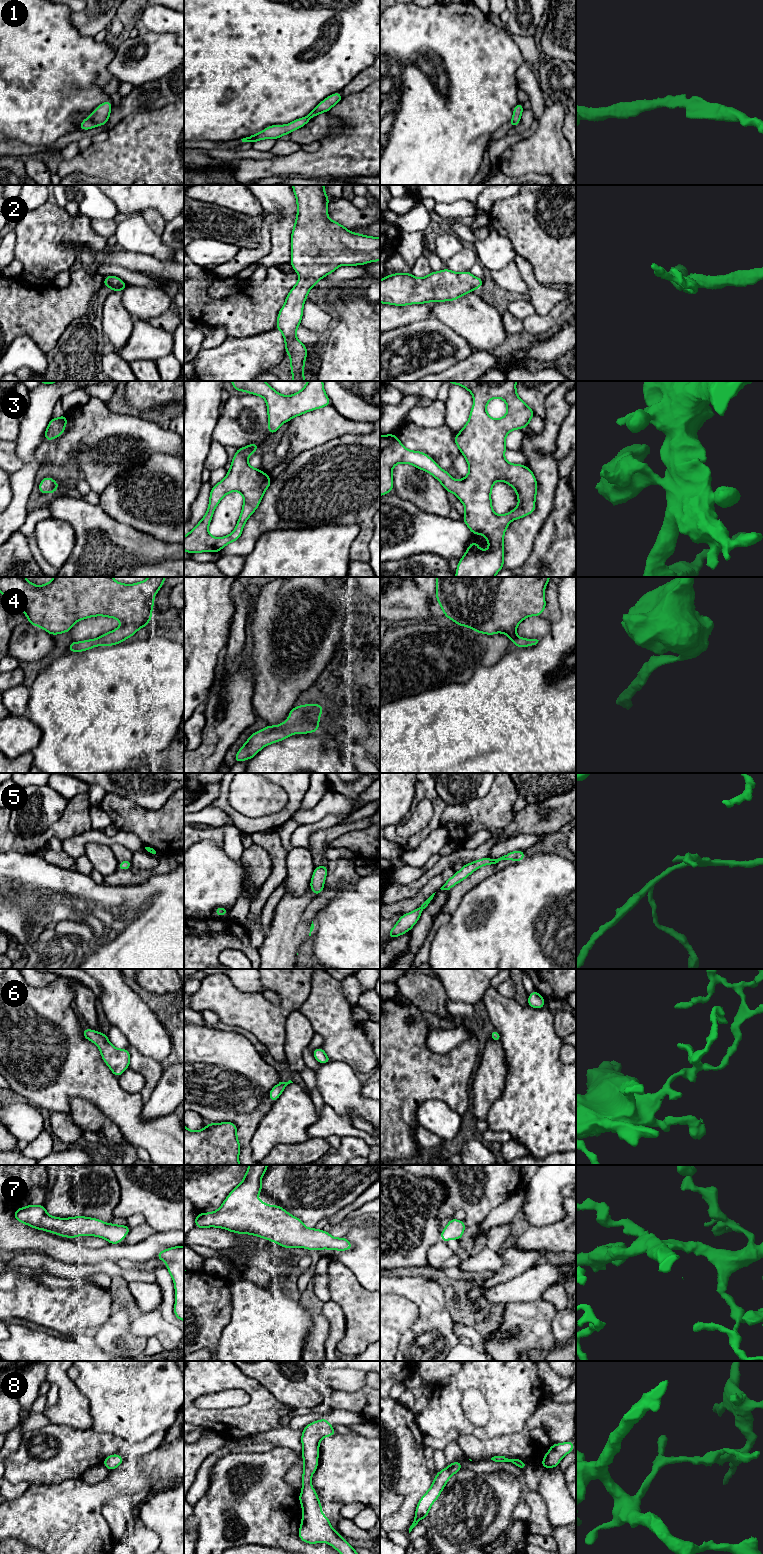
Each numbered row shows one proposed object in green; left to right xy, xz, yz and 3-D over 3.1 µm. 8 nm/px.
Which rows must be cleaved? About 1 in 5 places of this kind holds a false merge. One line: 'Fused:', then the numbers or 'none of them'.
Fused: none of them

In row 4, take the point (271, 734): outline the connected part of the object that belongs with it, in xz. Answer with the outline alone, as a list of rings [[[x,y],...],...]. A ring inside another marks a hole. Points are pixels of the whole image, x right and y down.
[[[306,704],[293,707],[289,718],[277,726],[253,733],[235,755],[236,763],[252,759],[263,747],[282,741],[294,733],[306,734],[319,730],[319,719],[323,712],[321,704]]]

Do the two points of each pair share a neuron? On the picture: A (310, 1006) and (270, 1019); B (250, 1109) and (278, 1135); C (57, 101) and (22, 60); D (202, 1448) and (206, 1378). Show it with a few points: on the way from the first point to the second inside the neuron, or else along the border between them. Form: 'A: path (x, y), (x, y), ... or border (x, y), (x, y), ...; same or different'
A: border (310, 988), (308, 997), (298, 1009); different
B: border (273, 1102), (250, 1140); different
C: path (47, 91), (26, 70); same
D: border (211, 1430), (220, 1434), (225, 1439); different

